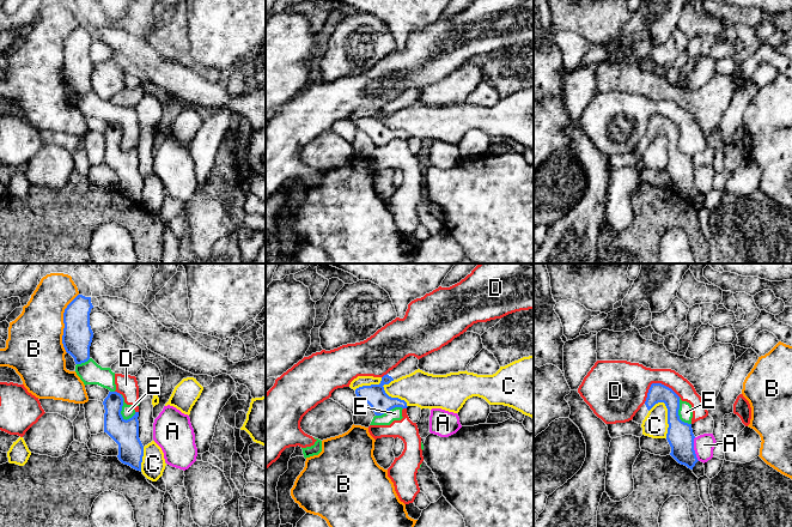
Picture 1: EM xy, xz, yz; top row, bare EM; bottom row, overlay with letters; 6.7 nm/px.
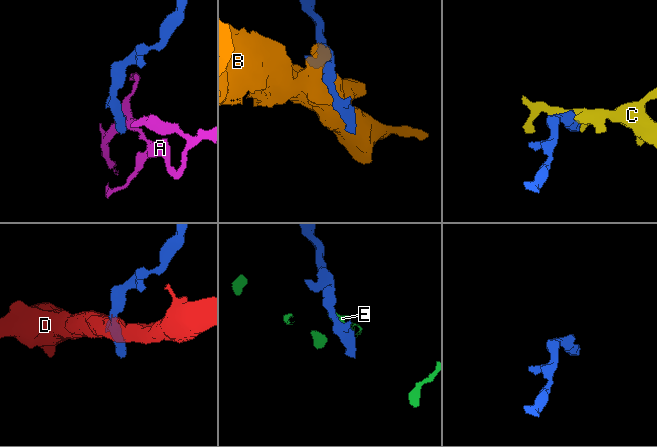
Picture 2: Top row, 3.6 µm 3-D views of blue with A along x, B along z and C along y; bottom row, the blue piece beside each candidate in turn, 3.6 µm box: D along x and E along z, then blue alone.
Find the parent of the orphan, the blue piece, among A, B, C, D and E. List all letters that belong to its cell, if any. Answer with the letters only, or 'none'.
none

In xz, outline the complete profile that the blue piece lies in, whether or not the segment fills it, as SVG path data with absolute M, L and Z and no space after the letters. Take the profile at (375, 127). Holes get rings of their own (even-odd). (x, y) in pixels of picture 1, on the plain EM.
M414 87L407 89L396 99L382 109L379 116L363 117L355 121L358 129L365 132L376 147L382 147L395 139L407 140L407 134L398 129L389 128L384 122L384 116L418 102L419 91Z

